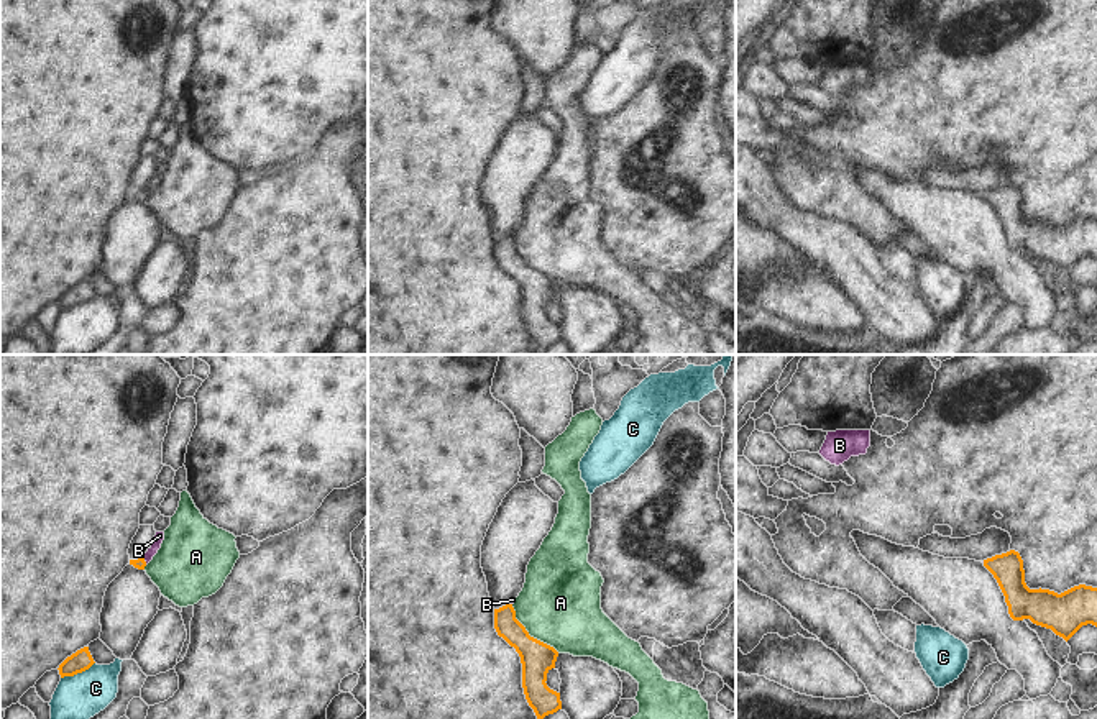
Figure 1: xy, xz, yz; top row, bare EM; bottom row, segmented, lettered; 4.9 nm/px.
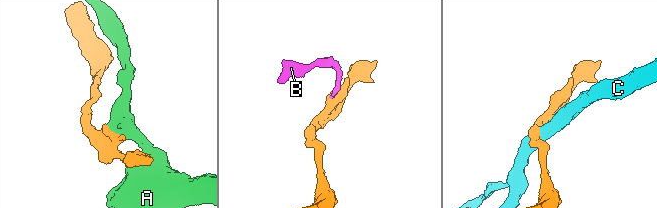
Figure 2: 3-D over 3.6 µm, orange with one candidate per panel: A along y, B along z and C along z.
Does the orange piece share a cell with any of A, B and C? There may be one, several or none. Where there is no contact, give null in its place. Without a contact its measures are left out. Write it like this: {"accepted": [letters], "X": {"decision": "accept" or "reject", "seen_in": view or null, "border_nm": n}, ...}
{"accepted": ["B"], "A": {"decision": "reject", "seen_in": "xz", "border_nm": 340}, "B": {"decision": "accept", "seen_in": "xy", "border_nm": 40}, "C": {"decision": "reject", "seen_in": "xy", "border_nm": 190}}

